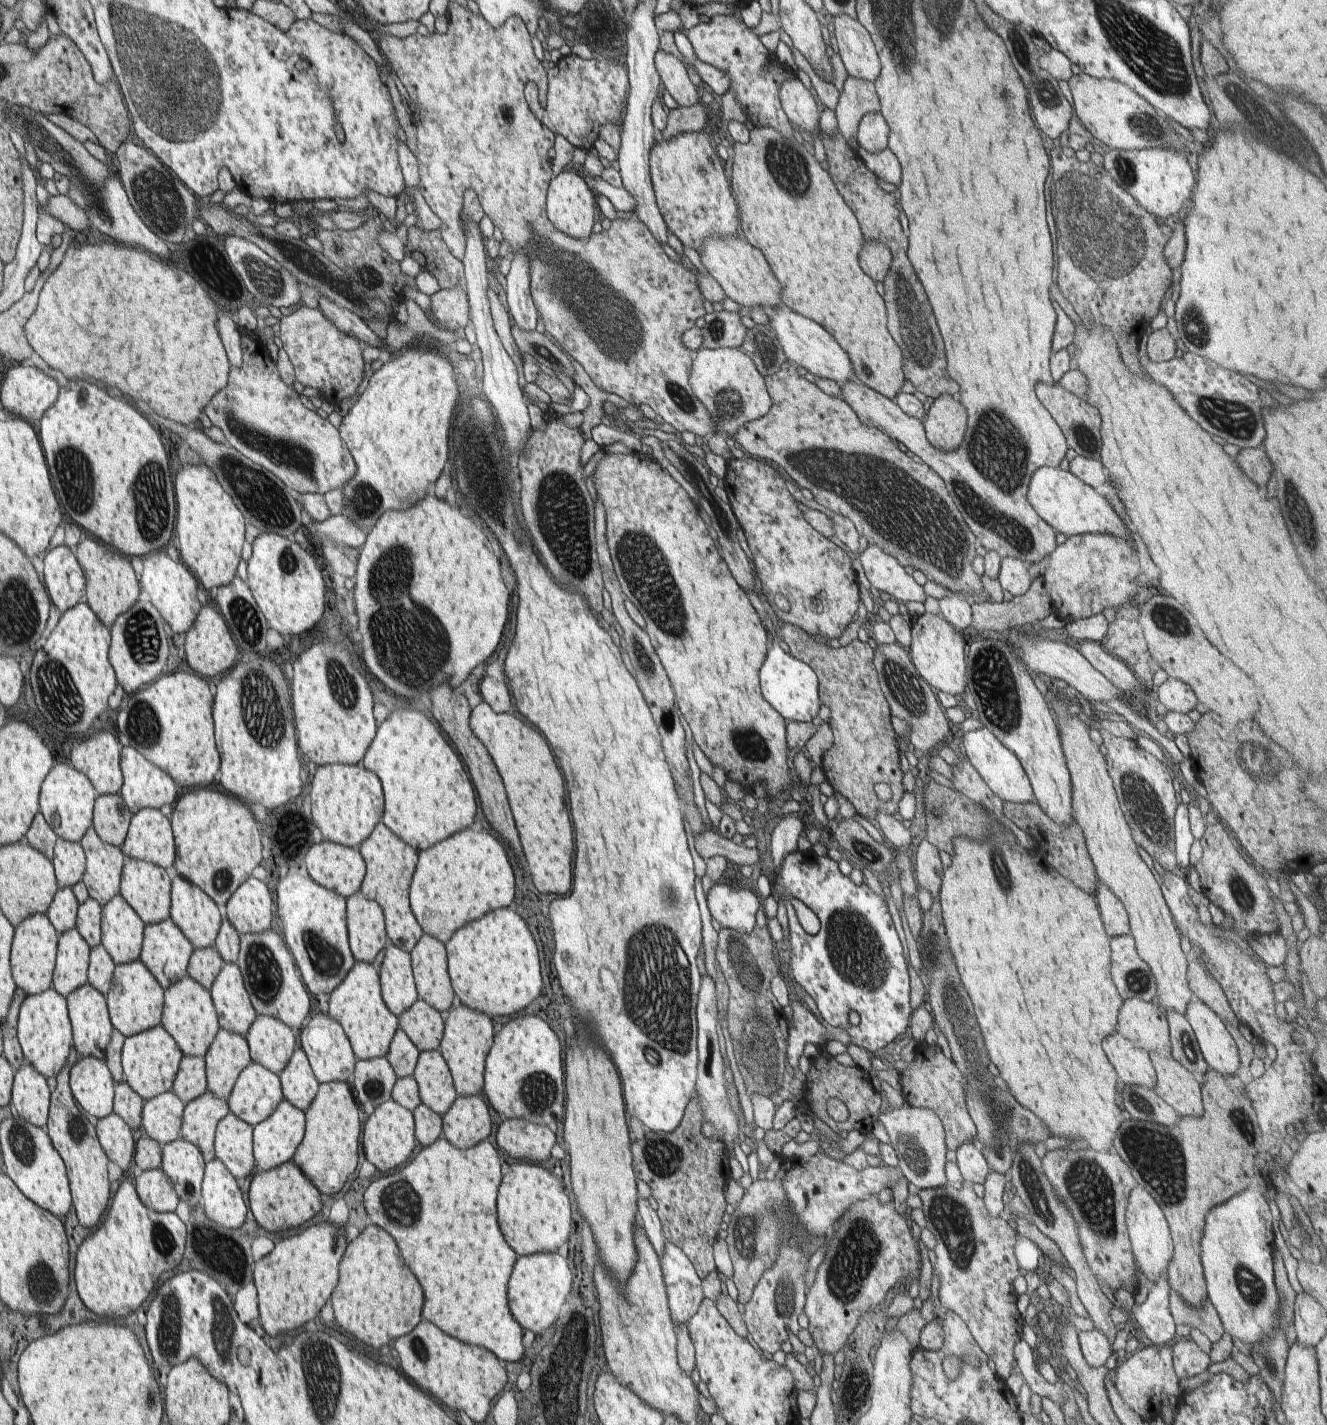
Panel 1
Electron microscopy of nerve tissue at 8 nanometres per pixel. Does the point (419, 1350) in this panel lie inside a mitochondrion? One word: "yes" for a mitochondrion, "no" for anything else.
yes

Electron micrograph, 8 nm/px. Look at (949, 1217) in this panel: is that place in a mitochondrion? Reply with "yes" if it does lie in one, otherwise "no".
yes

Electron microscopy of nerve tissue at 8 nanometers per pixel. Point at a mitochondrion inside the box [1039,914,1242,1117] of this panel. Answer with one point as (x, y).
(1139, 981)

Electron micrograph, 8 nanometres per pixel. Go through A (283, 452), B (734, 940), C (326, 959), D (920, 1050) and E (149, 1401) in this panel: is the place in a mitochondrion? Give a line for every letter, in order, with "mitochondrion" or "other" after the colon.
A: mitochondrion
B: other
C: mitochondrion
D: other
E: mitochondrion

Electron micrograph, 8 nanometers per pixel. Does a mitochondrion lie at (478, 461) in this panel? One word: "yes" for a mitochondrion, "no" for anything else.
yes

